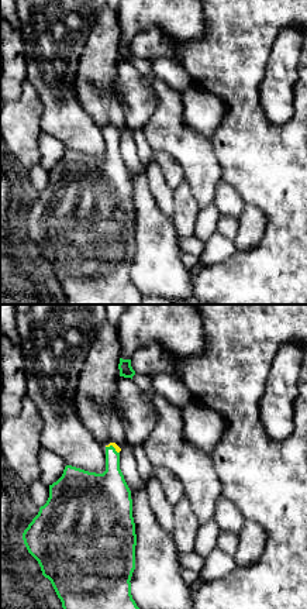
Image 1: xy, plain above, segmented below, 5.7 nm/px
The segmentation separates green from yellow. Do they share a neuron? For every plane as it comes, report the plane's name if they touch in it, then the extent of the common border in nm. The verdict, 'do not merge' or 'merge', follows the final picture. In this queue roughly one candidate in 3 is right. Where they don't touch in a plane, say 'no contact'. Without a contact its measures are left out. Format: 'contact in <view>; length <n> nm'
contact in xy; length 90 nm

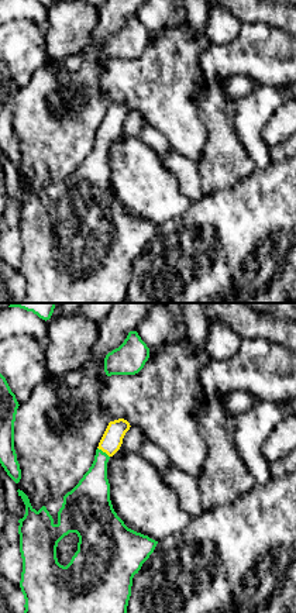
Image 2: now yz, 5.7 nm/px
contact in yz; length 90 nm

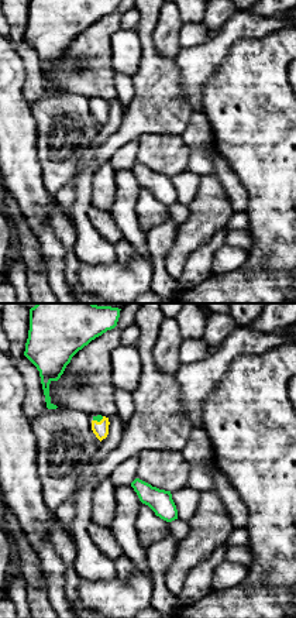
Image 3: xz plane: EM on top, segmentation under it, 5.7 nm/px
contact in xz; length 70 nm

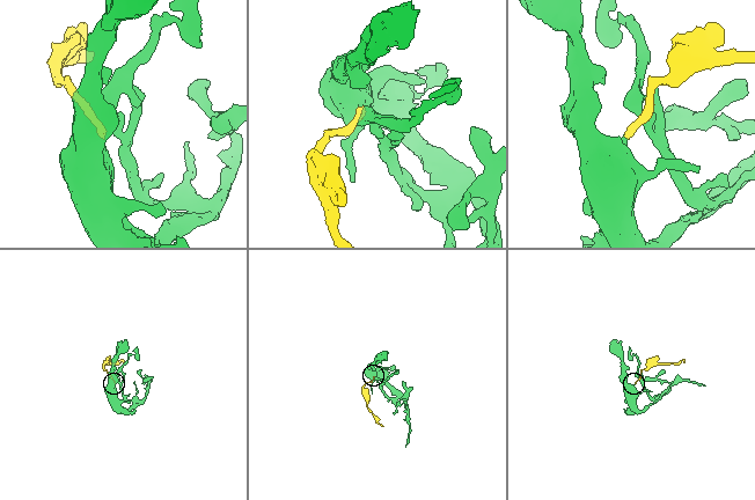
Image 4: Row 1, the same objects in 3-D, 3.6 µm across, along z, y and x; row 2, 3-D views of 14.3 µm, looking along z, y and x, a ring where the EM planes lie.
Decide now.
merge

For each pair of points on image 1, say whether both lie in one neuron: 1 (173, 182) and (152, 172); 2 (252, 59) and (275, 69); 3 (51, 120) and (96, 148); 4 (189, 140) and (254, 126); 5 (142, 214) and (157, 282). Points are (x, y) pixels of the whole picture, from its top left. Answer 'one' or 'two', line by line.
1: two
2: two
3: one
4: two
5: one

